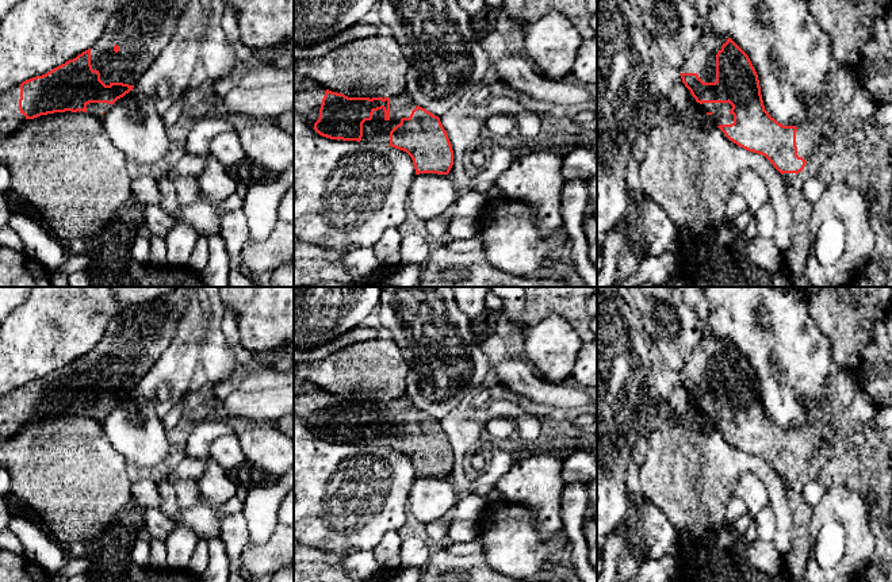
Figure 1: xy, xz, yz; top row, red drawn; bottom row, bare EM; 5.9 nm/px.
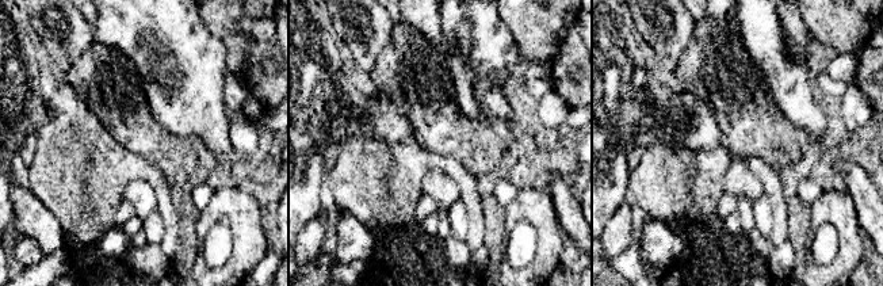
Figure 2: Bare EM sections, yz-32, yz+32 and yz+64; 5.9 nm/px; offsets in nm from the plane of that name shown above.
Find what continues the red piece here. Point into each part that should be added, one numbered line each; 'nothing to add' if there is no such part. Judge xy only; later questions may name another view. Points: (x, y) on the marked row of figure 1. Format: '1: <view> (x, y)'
1: xy (142, 30)
2: xy (11, 119)

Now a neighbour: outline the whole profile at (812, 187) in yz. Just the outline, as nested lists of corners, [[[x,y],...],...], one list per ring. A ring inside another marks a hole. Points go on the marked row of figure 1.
[[[809,176],[800,184],[800,189],[811,204],[815,204],[822,198],[826,188],[827,184],[818,176]]]

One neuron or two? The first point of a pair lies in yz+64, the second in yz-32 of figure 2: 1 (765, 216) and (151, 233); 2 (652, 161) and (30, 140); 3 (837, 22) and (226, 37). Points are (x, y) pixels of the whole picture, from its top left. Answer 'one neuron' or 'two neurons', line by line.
1: one neuron
2: two neurons
3: one neuron

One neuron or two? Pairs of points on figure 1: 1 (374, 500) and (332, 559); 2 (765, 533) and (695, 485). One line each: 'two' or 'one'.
1: two
2: two

